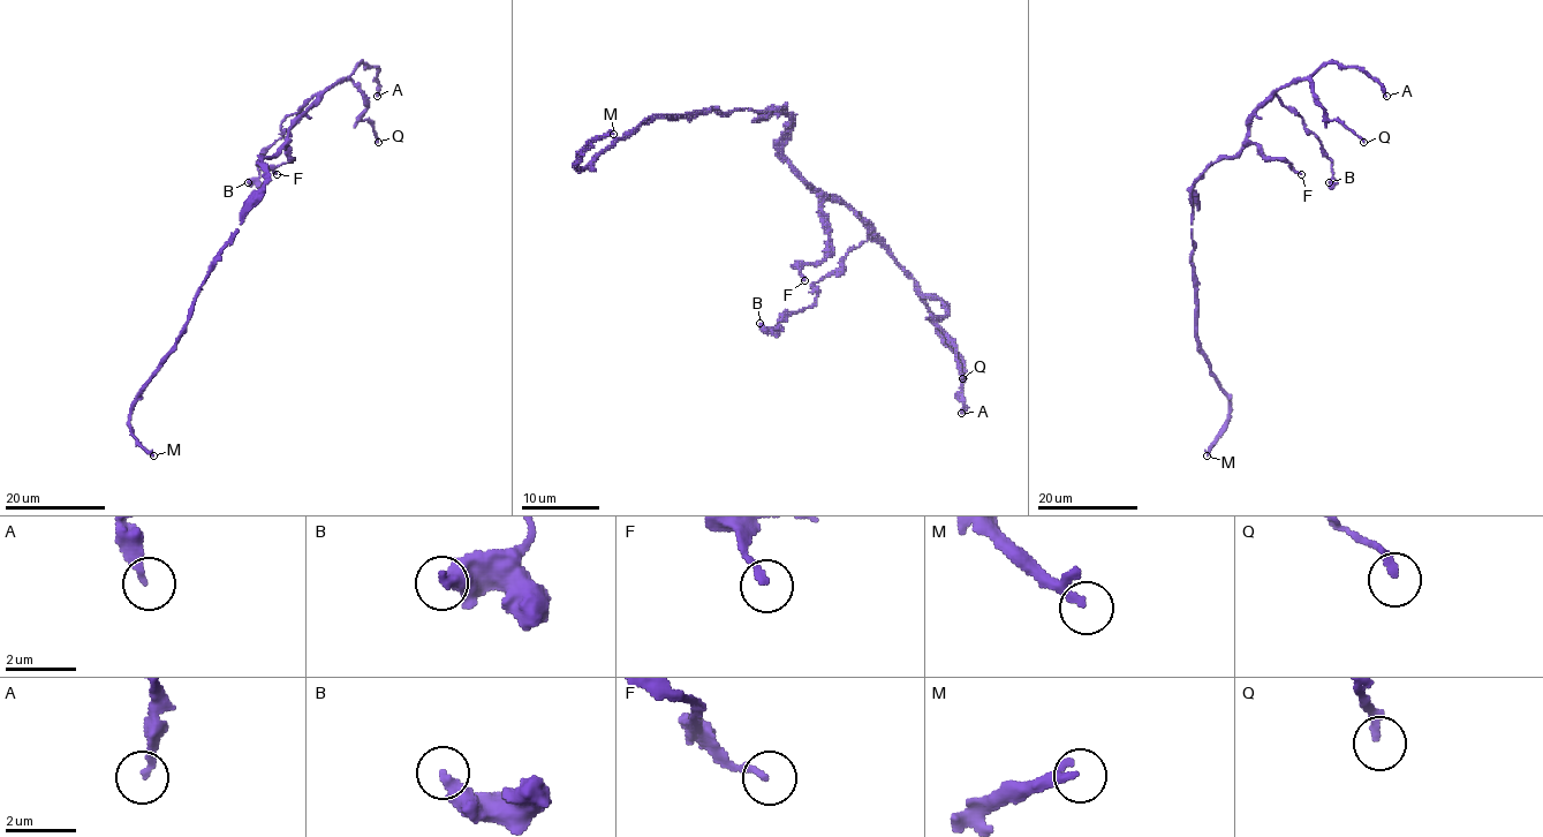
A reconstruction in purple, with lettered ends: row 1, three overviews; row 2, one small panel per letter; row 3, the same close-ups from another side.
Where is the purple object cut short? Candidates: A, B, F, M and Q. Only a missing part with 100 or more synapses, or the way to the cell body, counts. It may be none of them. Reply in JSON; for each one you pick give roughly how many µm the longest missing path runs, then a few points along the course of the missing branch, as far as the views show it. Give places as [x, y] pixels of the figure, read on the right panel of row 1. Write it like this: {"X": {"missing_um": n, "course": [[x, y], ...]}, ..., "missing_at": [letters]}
{"A": {"missing_um": 20, "course": [[1386, 96], [1396, 115], [1413, 133], [1445, 117]]}, "Q": {"missing_um": 35, "course": [[1363, 142], [1377, 170], [1384, 174], [1371, 175], [1347, 163], [1335, 164], [1354, 173]]}, "missing_at": ["A", "Q"]}

